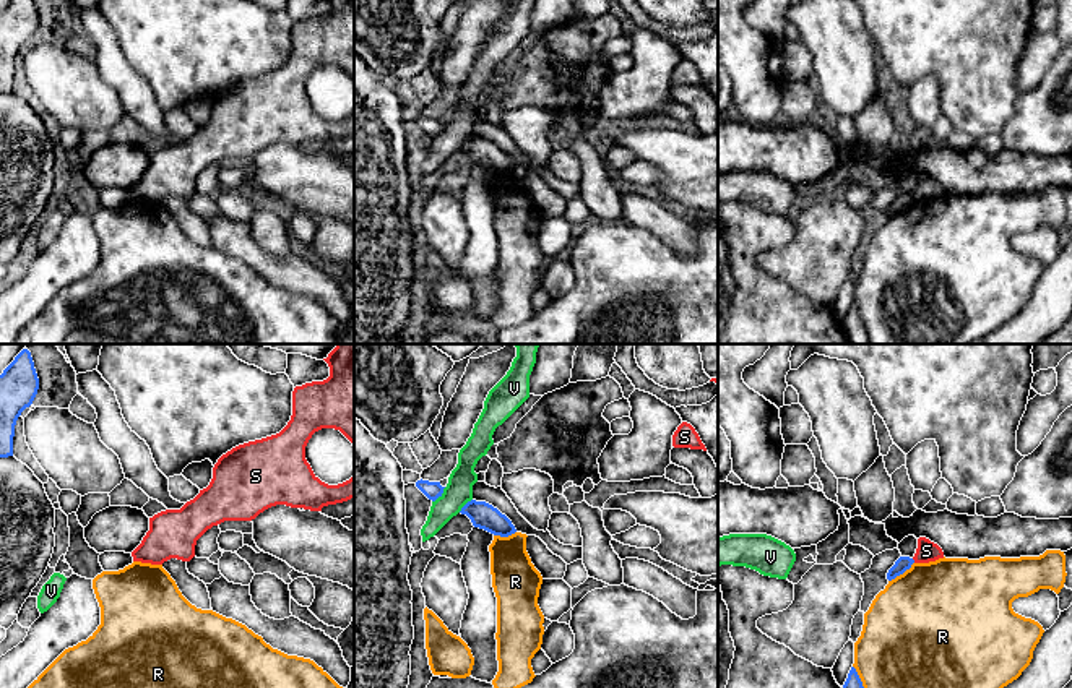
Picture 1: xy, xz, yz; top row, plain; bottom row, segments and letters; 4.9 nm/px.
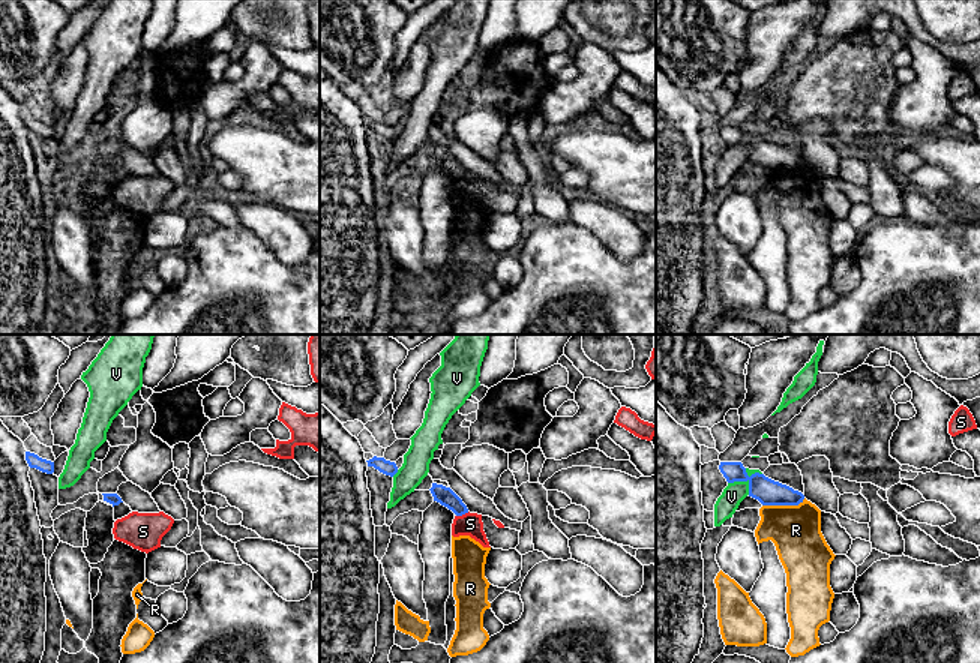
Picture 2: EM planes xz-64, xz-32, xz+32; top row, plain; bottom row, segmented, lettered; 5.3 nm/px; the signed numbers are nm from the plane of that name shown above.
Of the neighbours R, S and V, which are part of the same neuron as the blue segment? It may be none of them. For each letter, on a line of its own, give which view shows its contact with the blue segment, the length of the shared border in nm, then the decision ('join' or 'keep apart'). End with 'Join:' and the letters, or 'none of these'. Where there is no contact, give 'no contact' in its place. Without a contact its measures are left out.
R: meets blue in yz; contact 160 nm long; keep apart
S: meets blue in yz; contact 30 nm long; keep apart
V: meets blue in xz; contact 100 nm long; keep apart
Join: none of these

